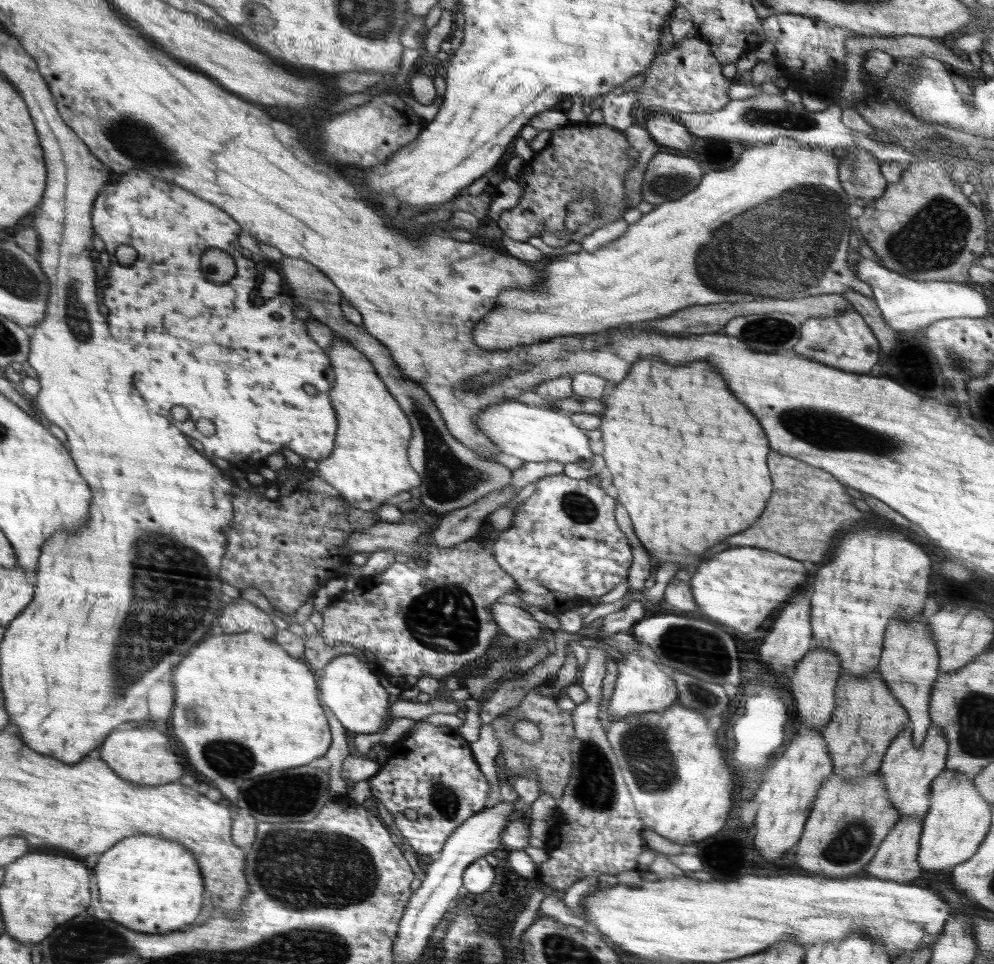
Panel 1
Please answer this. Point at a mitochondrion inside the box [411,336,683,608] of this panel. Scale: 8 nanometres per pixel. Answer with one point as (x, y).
(583, 510)

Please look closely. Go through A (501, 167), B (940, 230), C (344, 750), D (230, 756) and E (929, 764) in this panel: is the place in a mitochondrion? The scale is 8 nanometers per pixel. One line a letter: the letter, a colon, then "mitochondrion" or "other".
A: other
B: mitochondrion
C: other
D: mitochondrion
E: other

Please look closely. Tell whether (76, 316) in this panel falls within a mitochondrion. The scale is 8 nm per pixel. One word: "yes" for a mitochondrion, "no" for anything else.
yes

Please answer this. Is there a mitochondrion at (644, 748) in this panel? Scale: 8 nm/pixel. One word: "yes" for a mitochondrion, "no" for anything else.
yes

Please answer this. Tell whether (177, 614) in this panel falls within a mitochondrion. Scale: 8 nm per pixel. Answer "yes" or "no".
yes

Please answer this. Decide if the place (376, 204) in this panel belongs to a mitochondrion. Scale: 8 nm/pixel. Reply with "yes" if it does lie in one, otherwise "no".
no

